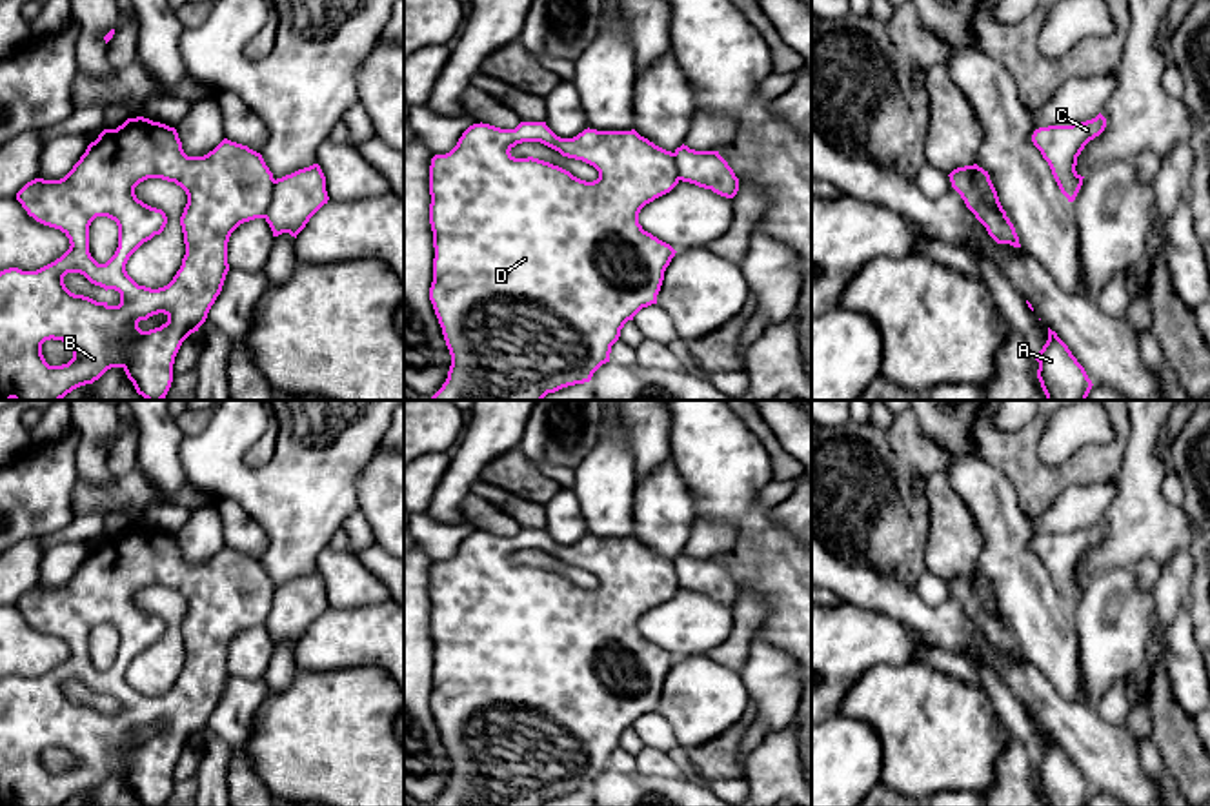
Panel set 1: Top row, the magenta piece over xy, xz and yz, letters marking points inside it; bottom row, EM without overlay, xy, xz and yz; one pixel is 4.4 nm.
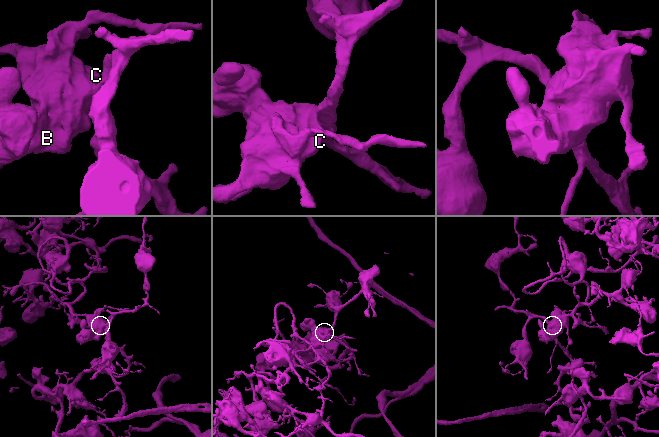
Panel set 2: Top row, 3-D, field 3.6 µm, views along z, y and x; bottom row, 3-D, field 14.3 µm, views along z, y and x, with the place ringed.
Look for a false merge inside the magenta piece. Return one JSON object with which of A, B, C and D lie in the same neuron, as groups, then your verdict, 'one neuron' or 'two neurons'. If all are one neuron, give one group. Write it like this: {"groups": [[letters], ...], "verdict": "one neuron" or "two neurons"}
{"groups": [["A", "B", "C", "D"]], "verdict": "one neuron"}

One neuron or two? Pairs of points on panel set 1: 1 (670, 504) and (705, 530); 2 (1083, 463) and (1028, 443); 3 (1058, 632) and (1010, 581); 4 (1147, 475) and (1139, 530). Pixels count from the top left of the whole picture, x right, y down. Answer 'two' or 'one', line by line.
1: two
2: one
3: one
4: one

